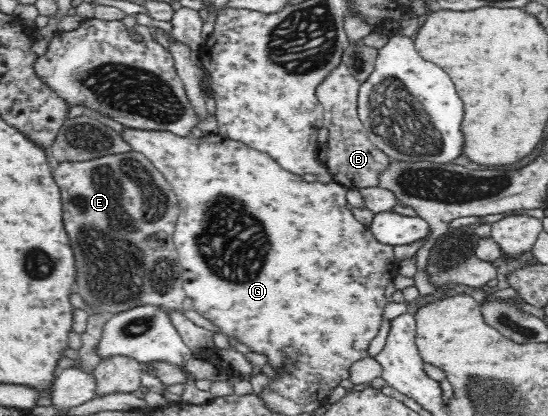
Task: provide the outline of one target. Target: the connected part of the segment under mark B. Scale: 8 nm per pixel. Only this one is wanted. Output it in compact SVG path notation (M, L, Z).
M342 63L335 66L316 86L316 97L324 110L324 126L330 131L325 166L334 181L349 189L376 186L378 173L386 170L391 161L391 158L370 141L371 136L359 118L357 100L360 86L361 82Z

